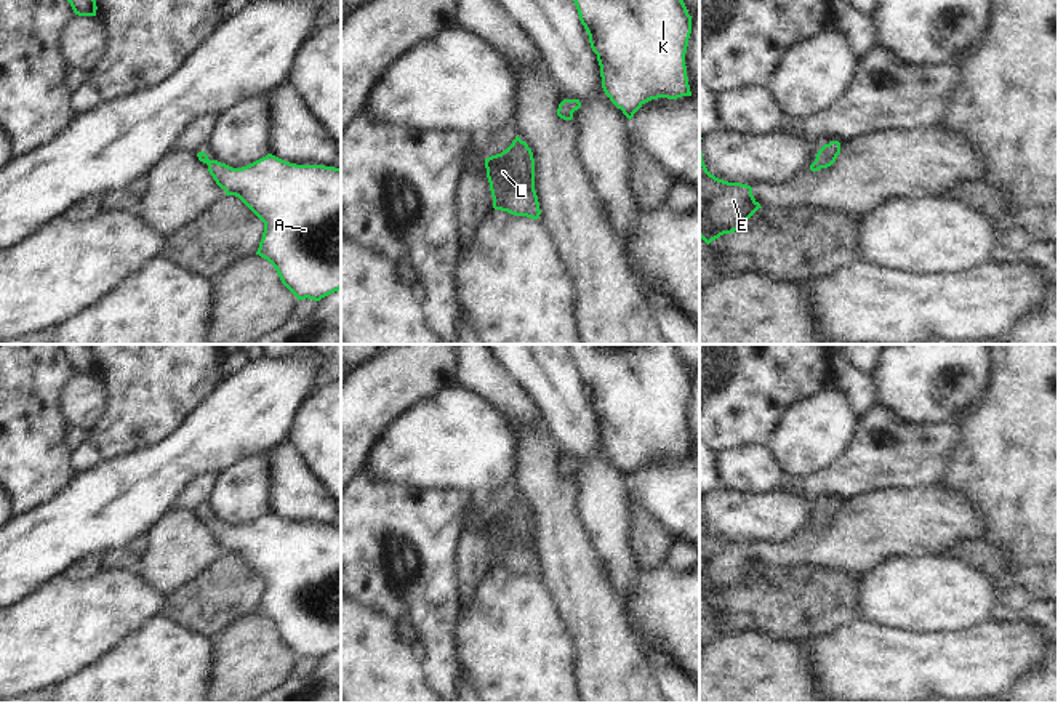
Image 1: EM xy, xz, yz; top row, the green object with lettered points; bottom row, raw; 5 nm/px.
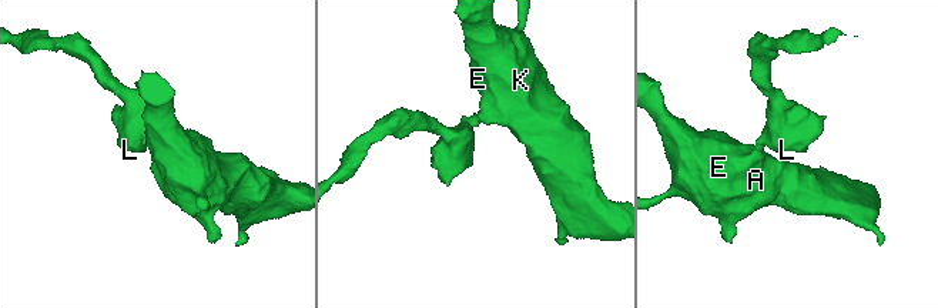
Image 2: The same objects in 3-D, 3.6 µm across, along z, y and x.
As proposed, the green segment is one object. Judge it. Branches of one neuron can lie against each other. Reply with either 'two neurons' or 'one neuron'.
one neuron

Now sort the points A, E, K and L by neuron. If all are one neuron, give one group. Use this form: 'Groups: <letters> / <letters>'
Groups: A E K L

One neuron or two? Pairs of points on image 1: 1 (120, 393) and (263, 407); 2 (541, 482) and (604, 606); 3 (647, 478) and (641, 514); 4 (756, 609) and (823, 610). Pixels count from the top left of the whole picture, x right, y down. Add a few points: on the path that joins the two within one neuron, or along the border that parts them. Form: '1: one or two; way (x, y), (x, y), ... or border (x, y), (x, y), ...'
1: two; border (224, 377), (175, 428)
2: one; way (554, 513), (559, 537), (573, 575)
3: two; border (634, 497), (669, 532)
4: one; way (772, 609), (807, 609)

